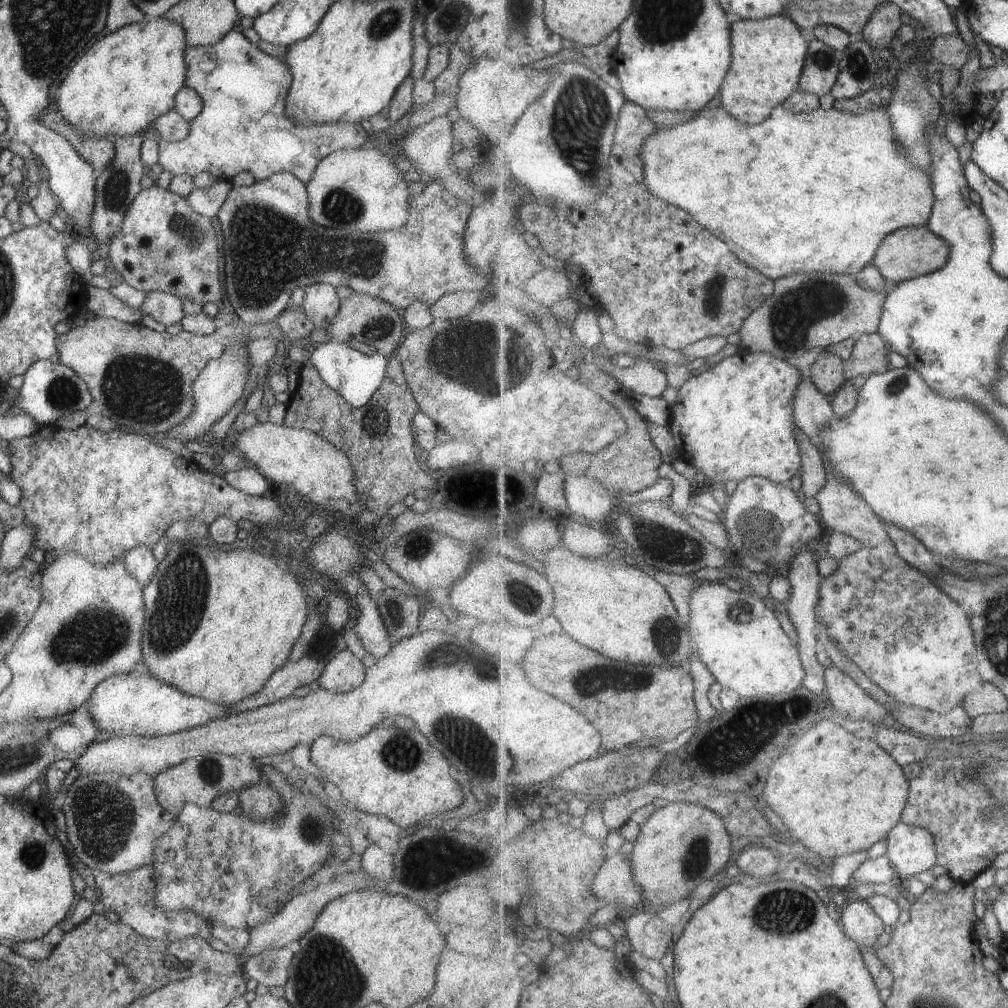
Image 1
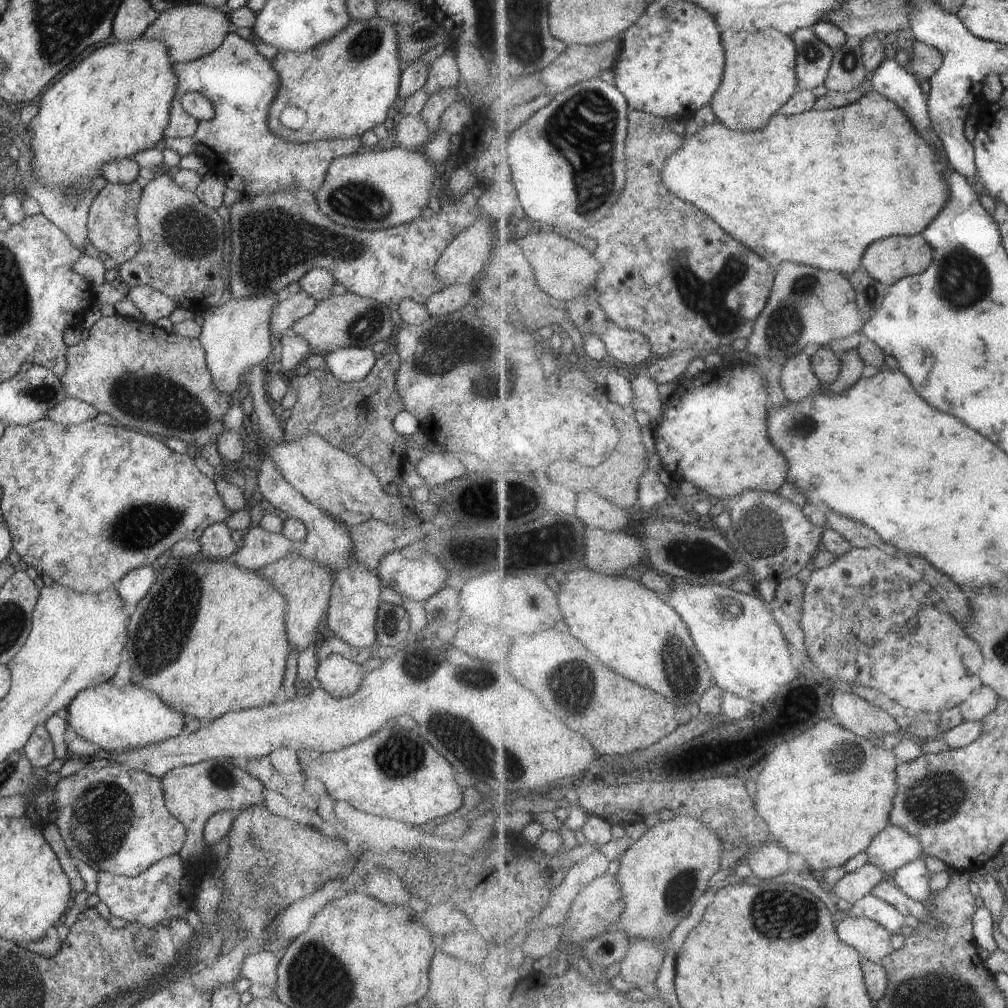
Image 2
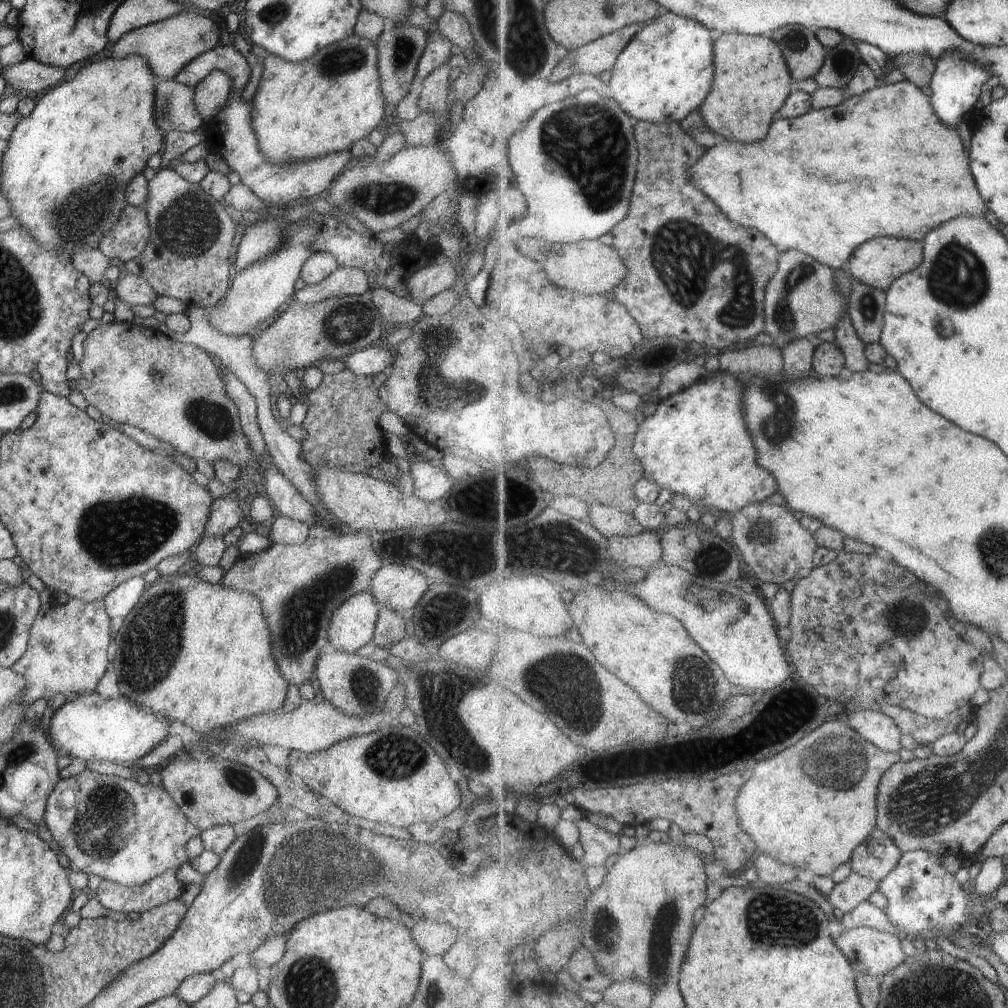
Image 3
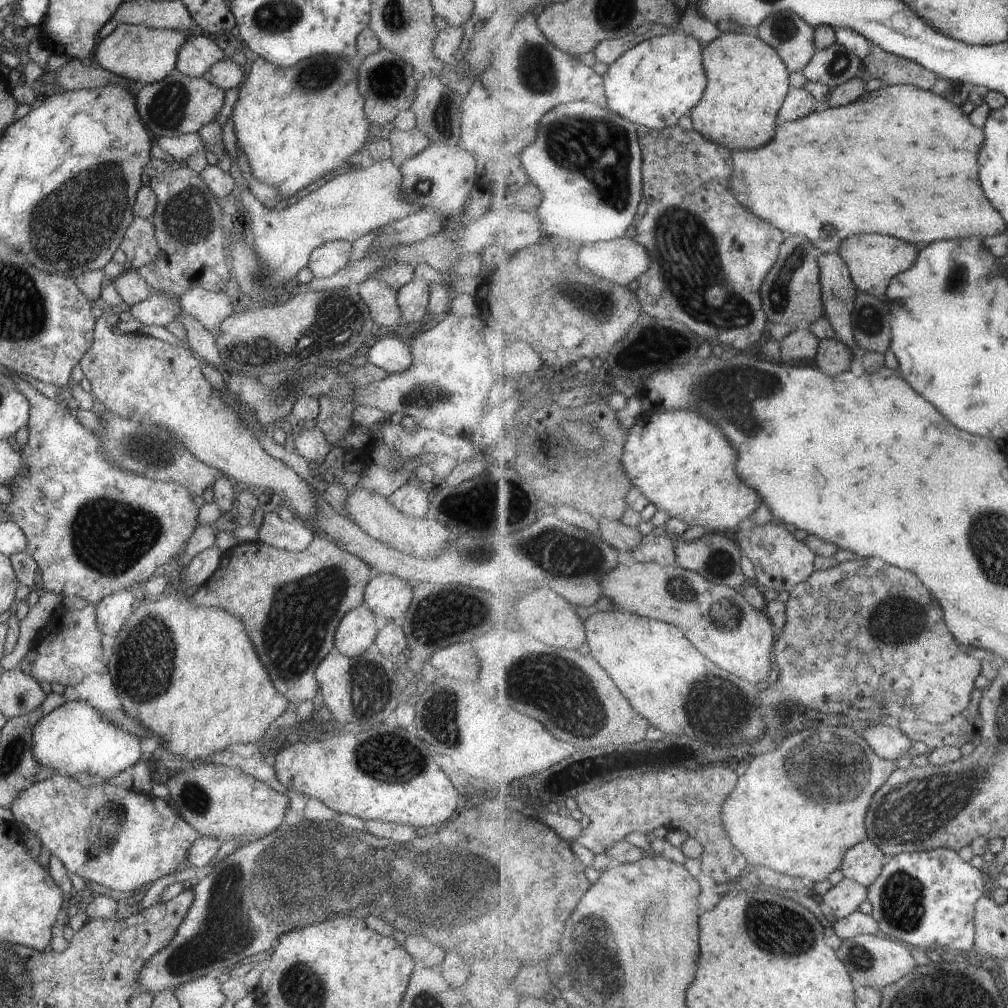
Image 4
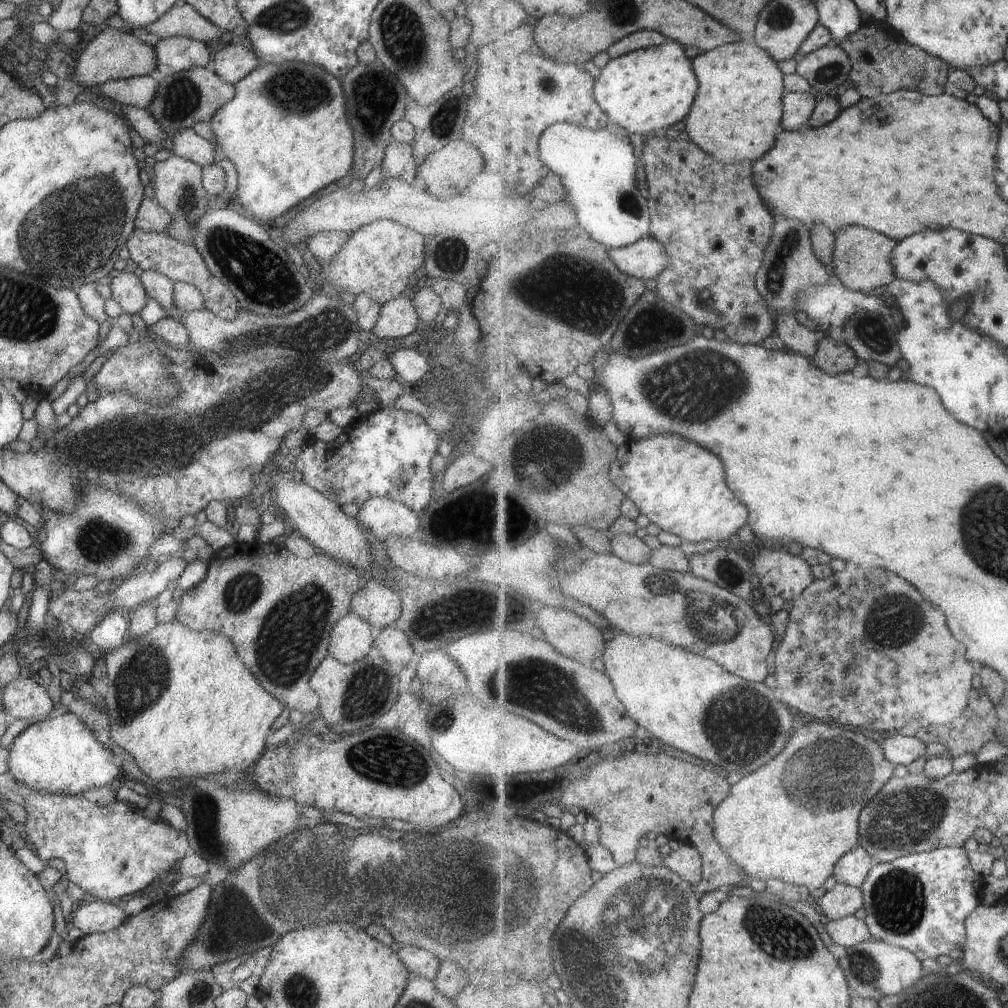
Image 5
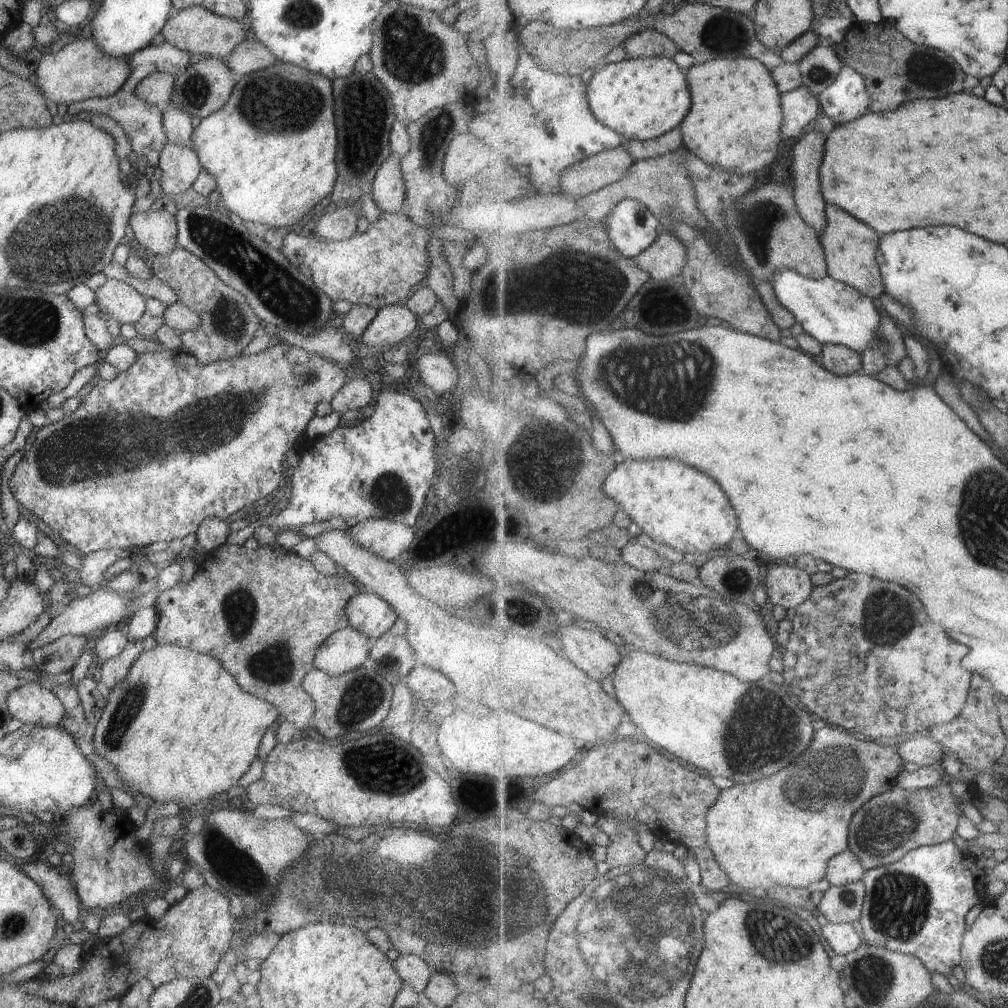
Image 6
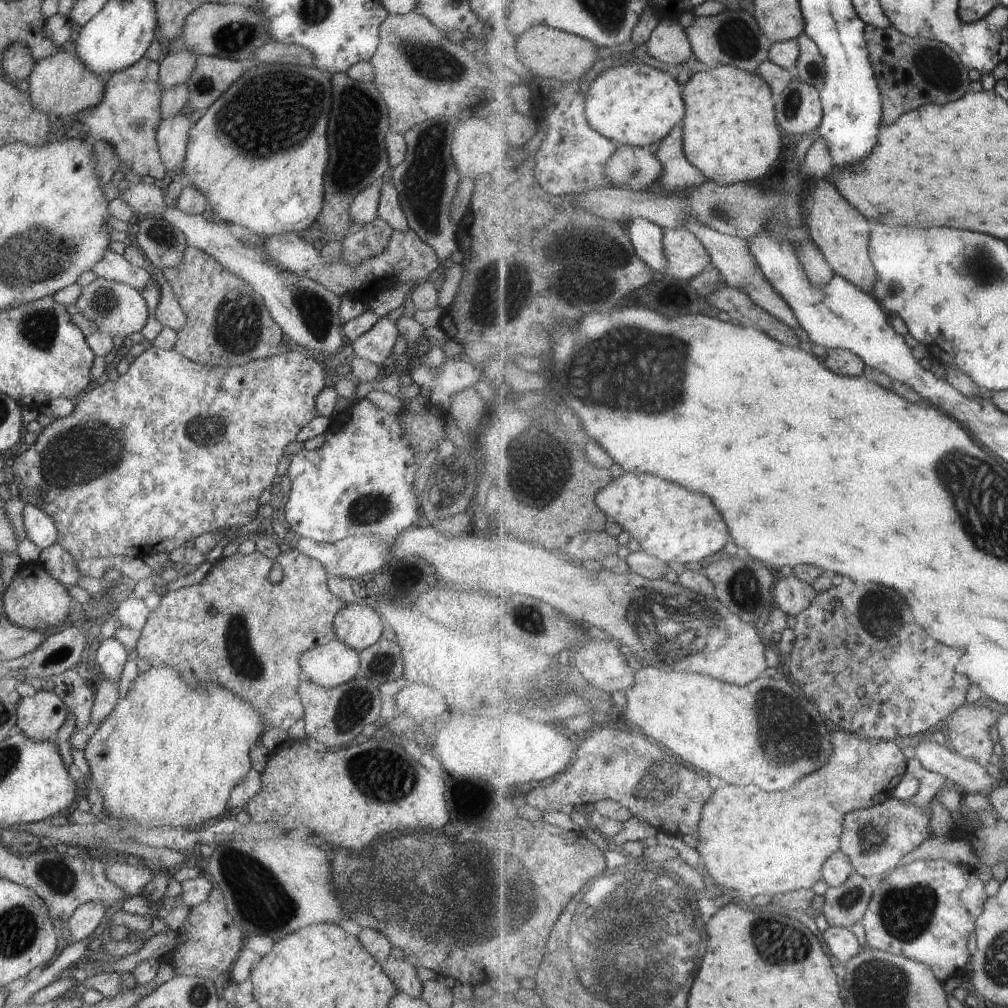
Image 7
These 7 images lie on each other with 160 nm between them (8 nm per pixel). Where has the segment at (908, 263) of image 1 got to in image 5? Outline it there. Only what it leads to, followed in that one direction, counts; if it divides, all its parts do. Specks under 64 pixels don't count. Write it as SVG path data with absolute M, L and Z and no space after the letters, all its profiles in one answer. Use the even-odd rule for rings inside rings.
M851 225L839 229L834 235L836 236L836 247L832 256L834 263L832 274L847 288L873 295L883 293L885 288L896 279L892 264L892 254L897 246L895 240L879 232Z

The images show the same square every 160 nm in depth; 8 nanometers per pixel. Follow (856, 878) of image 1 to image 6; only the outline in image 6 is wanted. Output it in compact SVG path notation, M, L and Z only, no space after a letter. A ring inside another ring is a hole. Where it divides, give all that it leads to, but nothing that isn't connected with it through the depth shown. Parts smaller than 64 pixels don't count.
M863 882L841 887L830 886L815 909L828 923L852 923L860 920L866 899Z

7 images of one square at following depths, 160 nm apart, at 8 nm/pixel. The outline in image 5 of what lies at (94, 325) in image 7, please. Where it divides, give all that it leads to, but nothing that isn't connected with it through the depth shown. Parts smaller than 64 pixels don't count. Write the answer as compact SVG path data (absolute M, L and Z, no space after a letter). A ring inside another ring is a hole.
M127 269L106 282L110 288L110 299L117 302L127 314L138 313L148 301L139 277Z

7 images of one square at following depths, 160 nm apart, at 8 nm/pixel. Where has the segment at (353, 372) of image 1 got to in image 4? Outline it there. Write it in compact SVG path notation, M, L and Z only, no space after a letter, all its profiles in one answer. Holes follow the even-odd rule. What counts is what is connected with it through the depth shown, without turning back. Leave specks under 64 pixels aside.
M403 338L375 340L365 352L366 363L385 370L386 374L403 372L411 364L407 341Z

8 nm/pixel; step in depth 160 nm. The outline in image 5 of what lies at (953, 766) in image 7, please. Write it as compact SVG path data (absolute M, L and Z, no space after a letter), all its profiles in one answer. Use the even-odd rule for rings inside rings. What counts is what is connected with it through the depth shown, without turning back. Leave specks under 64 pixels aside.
M897 733L887 737L881 746L893 764L911 766L919 758L929 759L927 747L919 737Z

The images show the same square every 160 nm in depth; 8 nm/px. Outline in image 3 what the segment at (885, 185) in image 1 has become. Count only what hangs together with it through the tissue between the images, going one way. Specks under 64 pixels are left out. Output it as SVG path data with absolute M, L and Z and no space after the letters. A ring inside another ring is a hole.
M902 81L896 84L880 86L861 94L860 96L847 97L847 102L837 106L837 108L829 108L829 110L813 110L803 118L797 120L775 120L775 124L771 126L771 136L765 142L759 144L741 144L735 140L725 140L719 137L717 142L706 149L705 154L697 160L697 164L693 166L693 182L699 190L703 190L731 220L739 220L739 226L747 228L757 228L761 234L765 234L780 253L787 250L797 250L807 254L807 256L815 256L815 260L821 264L836 270L850 270L849 260L853 258L851 254L855 252L855 248L863 246L865 240L874 240L877 236L895 236L895 238L911 238L911 240L921 240L924 243L925 236L939 228L941 224L963 216L963 214L971 214L971 216L987 216L987 206L981 198L979 190L977 190L977 182L971 174L969 168L969 150L963 146L961 136L957 134L955 128L949 128L937 114L931 100L921 90L910 81Z

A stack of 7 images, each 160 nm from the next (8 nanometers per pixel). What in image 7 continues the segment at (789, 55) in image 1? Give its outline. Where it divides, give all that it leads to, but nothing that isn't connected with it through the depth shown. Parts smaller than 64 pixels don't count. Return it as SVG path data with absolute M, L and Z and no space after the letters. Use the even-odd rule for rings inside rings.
M733 65L695 73L683 86L687 114L684 153L709 181L729 186L763 178L781 154L781 130L770 84L754 72Z

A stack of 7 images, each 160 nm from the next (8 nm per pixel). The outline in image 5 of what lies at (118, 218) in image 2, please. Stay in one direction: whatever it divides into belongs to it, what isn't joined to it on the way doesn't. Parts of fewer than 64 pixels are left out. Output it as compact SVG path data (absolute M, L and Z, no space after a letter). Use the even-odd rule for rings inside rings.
M135 228L125 241L124 246L130 254L133 267L137 267L142 271L158 272L174 282L181 281L182 283L192 284L203 297L202 308L212 312L215 316L230 321L240 313L235 296L229 292L229 289L218 278L215 278L207 270L203 259L193 244L184 245L165 233Z

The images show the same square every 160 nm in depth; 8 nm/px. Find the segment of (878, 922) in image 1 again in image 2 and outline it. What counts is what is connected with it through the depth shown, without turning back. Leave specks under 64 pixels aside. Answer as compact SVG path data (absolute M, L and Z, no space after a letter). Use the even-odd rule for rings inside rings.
M846 914L836 926L839 938L856 948L863 957L882 964L882 960L894 954L891 935L882 924L868 918Z

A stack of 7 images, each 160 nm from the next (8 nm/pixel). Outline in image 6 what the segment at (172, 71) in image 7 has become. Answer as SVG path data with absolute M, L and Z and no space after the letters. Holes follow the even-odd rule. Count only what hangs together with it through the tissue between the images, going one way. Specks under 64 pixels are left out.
M149 74L135 86L133 94L137 101L145 102L147 105L162 106L171 97L173 78L174 76L171 74Z

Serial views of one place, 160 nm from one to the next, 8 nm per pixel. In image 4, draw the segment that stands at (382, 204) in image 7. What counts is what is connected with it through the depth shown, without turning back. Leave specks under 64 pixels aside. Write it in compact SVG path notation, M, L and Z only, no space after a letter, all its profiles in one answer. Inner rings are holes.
M415 125L409 130L393 128L388 142L391 148L390 158L397 167L403 160L407 160L431 144L429 138L422 134Z

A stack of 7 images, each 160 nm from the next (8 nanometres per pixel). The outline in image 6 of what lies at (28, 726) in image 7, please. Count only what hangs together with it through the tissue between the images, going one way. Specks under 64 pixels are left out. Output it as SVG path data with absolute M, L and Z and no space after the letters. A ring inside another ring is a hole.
M26 682L5 698L13 719L38 726L55 726L63 717L63 706L48 685Z

